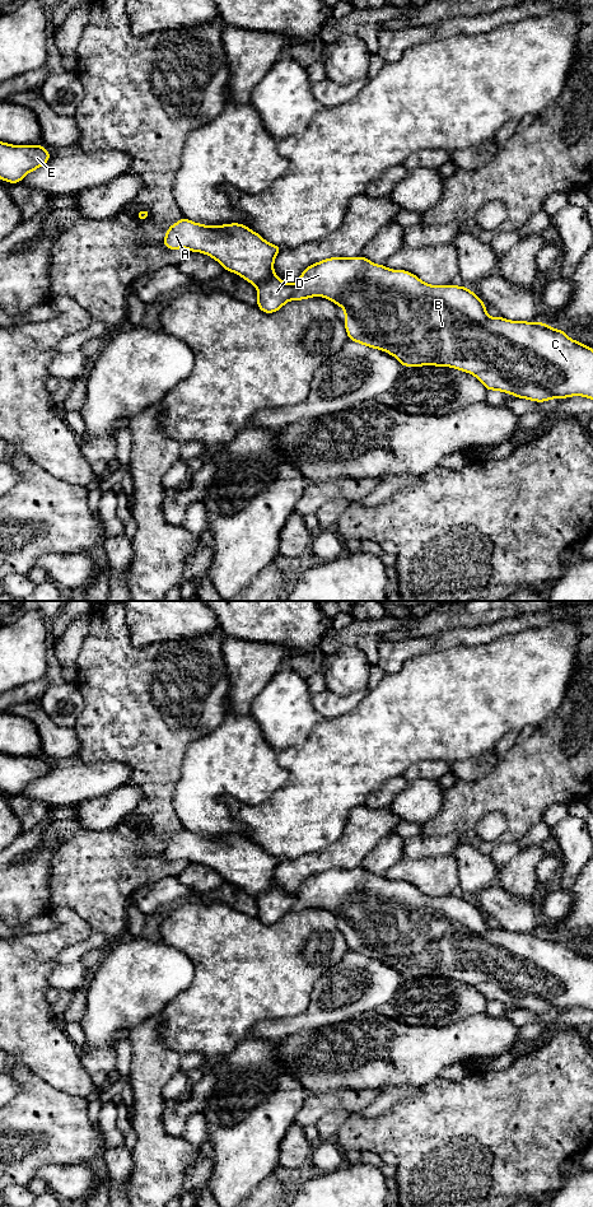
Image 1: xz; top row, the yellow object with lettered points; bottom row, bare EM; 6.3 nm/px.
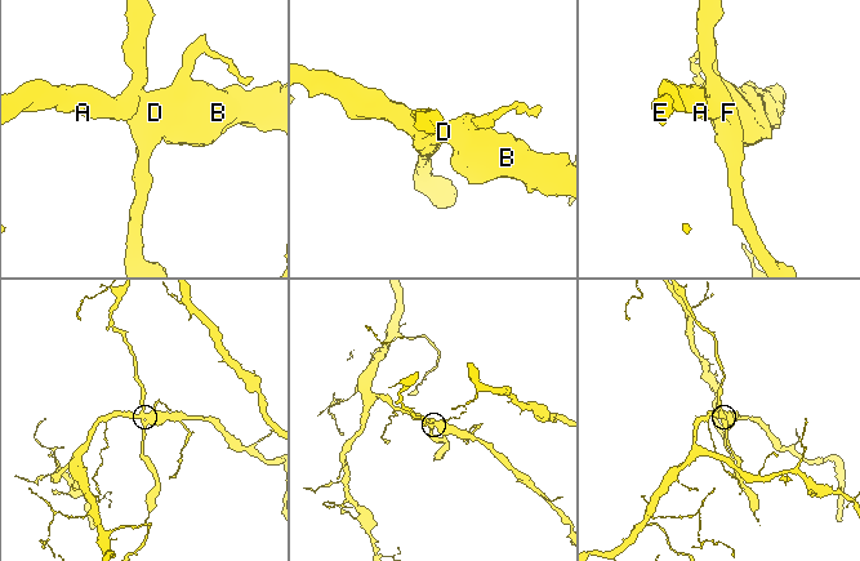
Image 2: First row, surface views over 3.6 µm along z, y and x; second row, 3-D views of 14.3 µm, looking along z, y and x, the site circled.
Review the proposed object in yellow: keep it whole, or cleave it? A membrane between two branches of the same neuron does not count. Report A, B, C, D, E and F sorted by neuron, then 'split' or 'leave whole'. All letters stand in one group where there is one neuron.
A B C D E / F; split

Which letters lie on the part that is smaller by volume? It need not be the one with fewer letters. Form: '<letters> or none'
F

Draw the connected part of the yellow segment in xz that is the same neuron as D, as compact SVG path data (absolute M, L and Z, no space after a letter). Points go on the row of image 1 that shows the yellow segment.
M363 256L345 258L345 257L330 257L317 264L309 265L303 270L298 281L294 284L295 292L293 294L294 300L303 300L312 297L323 297L344 308L345 322L344 326L347 332L347 337L351 341L356 341L361 345L383 350L392 356L397 358L402 367L421 367L421 365L436 365L450 367L458 371L467 372L475 376L487 391L498 390L504 393L512 393L515 399L527 399L536 402L545 402L552 399L566 399L571 396L583 396L593 400L593 349L587 345L570 339L565 331L552 328L545 322L526 322L526 321L510 321L498 317L489 317L486 313L486 304L466 286L457 285L429 285L420 280L416 275L406 270L391 270L384 265L377 265Z

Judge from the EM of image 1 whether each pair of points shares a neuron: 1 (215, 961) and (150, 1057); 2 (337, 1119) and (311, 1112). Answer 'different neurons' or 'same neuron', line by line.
1: different neurons
2: different neurons

